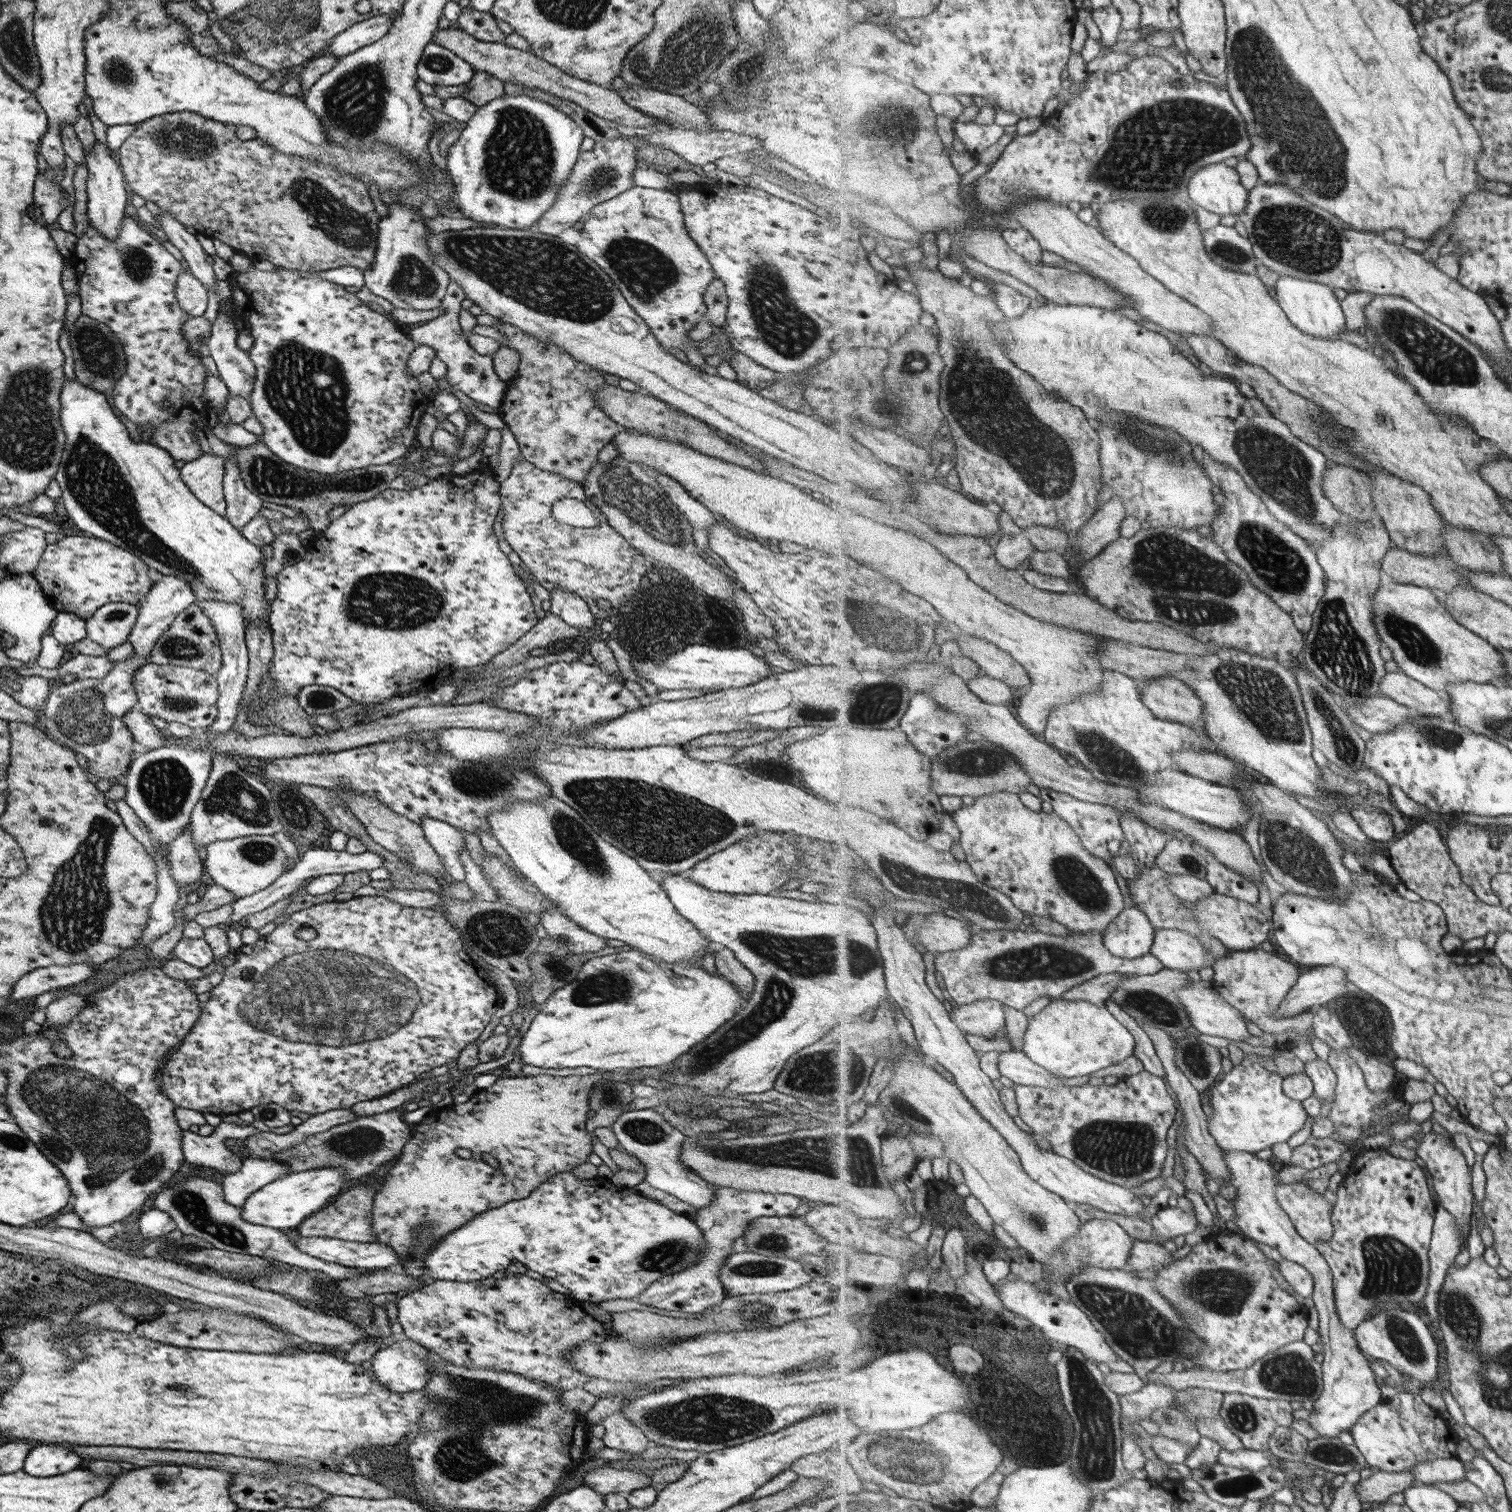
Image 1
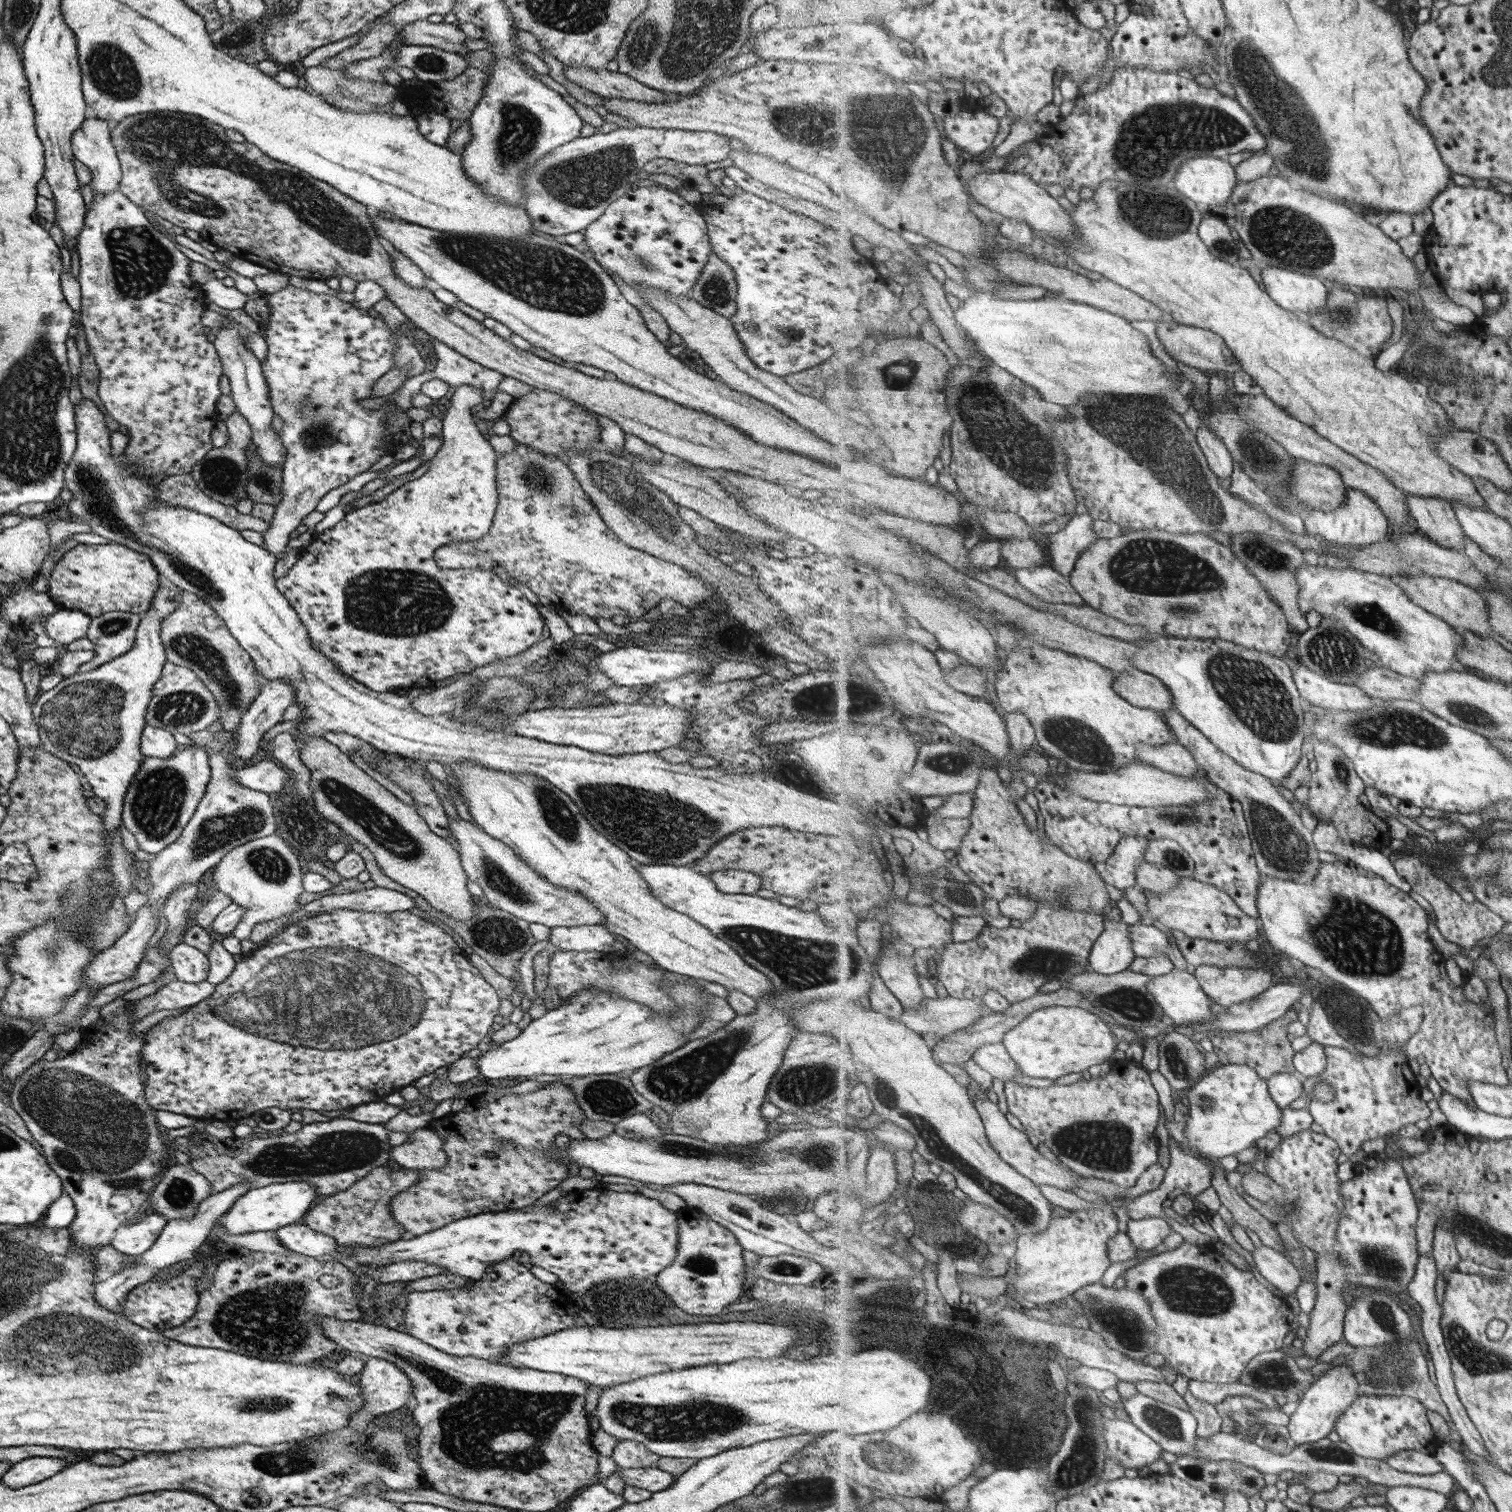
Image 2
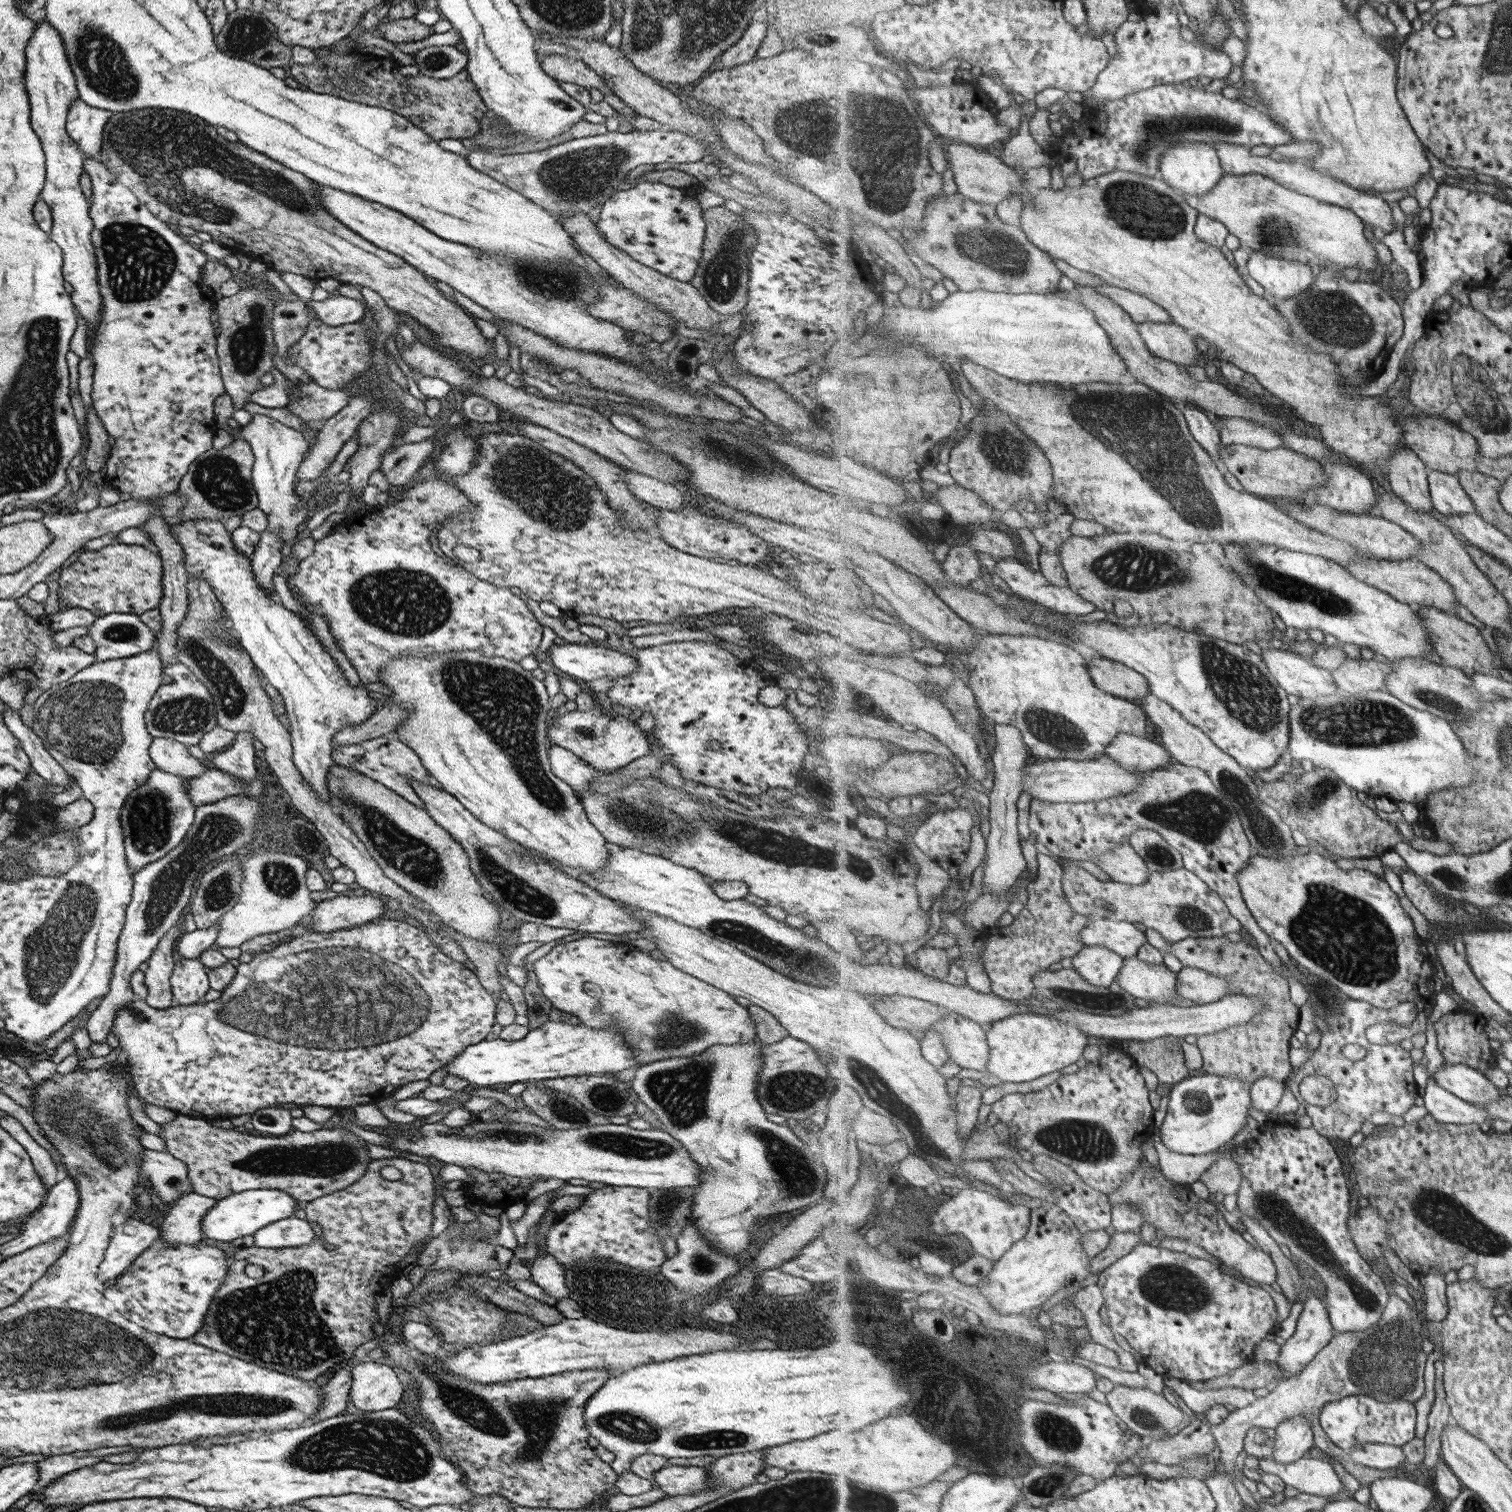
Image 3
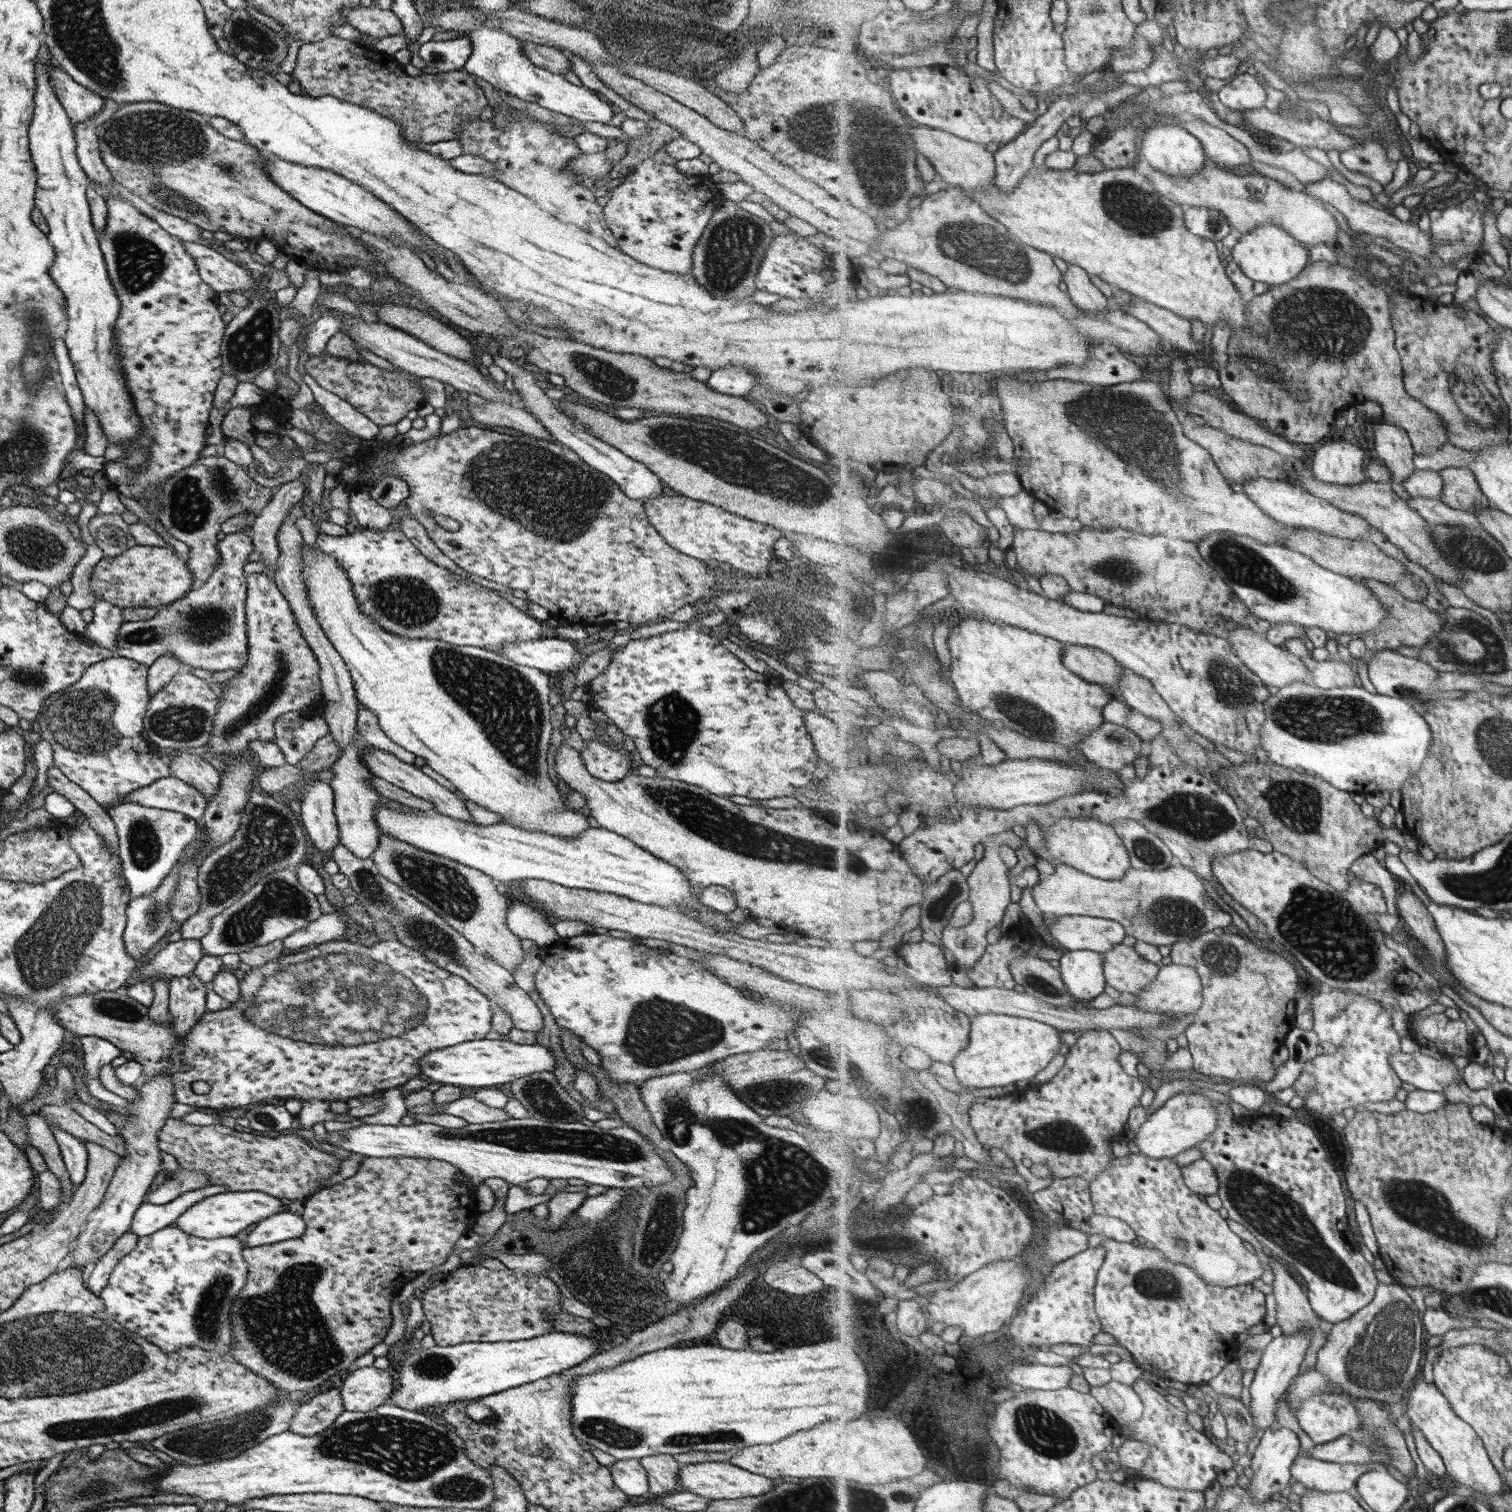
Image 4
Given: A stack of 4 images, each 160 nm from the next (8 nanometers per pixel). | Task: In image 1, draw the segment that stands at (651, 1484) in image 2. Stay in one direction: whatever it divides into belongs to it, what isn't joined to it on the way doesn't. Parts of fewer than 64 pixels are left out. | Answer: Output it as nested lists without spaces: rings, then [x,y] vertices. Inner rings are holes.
[[[616,1468],[590,1469],[581,1474],[585,1487],[597,1491],[601,1495],[609,1493],[629,1494],[629,1492],[651,1486],[651,1478],[641,1472]]]

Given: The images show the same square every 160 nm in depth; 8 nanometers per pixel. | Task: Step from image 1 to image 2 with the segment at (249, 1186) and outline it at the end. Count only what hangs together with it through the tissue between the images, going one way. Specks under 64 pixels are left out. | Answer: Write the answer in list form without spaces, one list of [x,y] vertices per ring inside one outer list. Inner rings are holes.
[[[239,1181],[232,1184],[224,1191],[210,1194],[204,1198],[197,1207],[196,1213],[191,1218],[178,1218],[177,1220],[168,1220],[165,1226],[161,1229],[160,1236],[153,1242],[145,1252],[136,1257],[136,1262],[128,1266],[121,1272],[115,1274],[105,1275],[96,1280],[93,1284],[93,1297],[95,1302],[105,1310],[120,1314],[120,1300],[123,1300],[127,1293],[136,1286],[143,1284],[149,1280],[155,1272],[159,1272],[169,1264],[175,1264],[179,1260],[185,1260],[192,1257],[193,1251],[197,1250],[205,1240],[207,1241],[211,1236],[210,1228],[212,1224],[219,1218],[221,1214],[227,1212],[231,1208],[232,1202],[235,1202],[248,1188],[247,1181]]]

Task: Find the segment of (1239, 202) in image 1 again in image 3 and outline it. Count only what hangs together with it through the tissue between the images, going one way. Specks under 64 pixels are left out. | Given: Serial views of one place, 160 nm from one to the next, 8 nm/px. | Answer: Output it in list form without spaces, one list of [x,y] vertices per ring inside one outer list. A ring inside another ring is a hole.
[[[1181,143],[1161,155],[1160,177],[1182,194],[1204,196],[1220,183],[1227,173],[1221,164],[1221,157],[1213,145],[1208,143]]]

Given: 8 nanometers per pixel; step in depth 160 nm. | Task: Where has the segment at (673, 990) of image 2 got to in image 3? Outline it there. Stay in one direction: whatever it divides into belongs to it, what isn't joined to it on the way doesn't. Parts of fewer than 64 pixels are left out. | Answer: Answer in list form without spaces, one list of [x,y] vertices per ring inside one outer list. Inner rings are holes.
[[[562,1020],[545,1021],[539,1028],[529,1030],[520,1040],[500,1040],[489,1037],[463,1049],[451,1062],[444,1064],[447,1075],[465,1079],[468,1084],[490,1087],[494,1084],[513,1084],[531,1080],[611,1074],[635,1066],[629,1046],[623,1044],[615,1028],[593,1030],[583,1024]]]

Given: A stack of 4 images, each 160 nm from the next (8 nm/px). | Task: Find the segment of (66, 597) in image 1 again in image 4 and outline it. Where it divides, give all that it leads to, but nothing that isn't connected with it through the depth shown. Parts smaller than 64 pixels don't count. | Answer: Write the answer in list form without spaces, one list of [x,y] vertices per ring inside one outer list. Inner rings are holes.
[[[135,545],[121,552],[119,556],[113,558],[101,558],[92,566],[89,575],[88,585],[92,590],[94,598],[102,598],[105,602],[121,608],[137,608],[137,607],[156,607],[169,604],[179,598],[184,592],[191,590],[191,575],[188,571],[187,560],[185,556],[176,554],[173,550],[167,548],[158,548],[157,546],[140,546]]]

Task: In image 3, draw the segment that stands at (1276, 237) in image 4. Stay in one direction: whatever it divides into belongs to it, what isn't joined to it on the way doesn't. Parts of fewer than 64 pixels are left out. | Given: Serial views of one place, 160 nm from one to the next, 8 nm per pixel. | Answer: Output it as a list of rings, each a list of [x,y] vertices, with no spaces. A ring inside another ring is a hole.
[[[1249,251],[1248,272],[1271,299],[1283,301],[1295,298],[1311,289],[1316,282],[1311,265],[1285,260],[1264,252]]]

